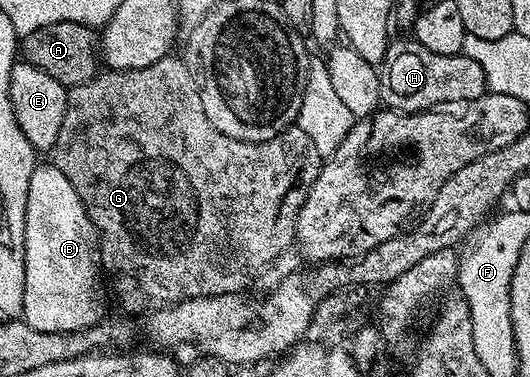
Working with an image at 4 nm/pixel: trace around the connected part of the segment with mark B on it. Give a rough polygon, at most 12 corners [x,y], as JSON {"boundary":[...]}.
{"boundary":[[52,162],[28,182],[21,319],[107,315],[98,232]]}

